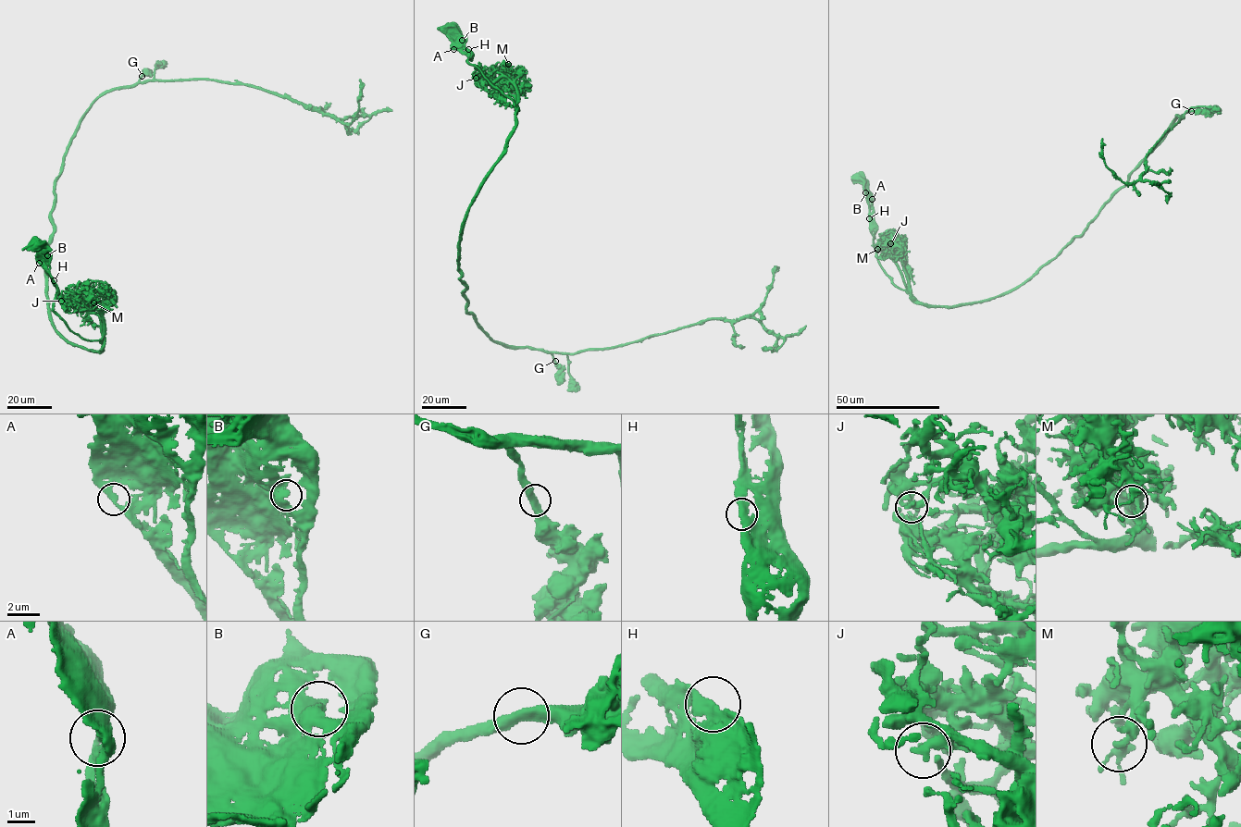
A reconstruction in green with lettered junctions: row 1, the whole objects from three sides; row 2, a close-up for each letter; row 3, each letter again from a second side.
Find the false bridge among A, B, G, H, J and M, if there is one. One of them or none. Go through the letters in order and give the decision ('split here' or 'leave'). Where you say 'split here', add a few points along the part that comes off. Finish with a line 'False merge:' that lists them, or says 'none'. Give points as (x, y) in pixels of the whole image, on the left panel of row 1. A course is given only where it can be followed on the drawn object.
A: leave
B: leave
G: leave
H: leave
J: leave
M: leave
False merge: none

